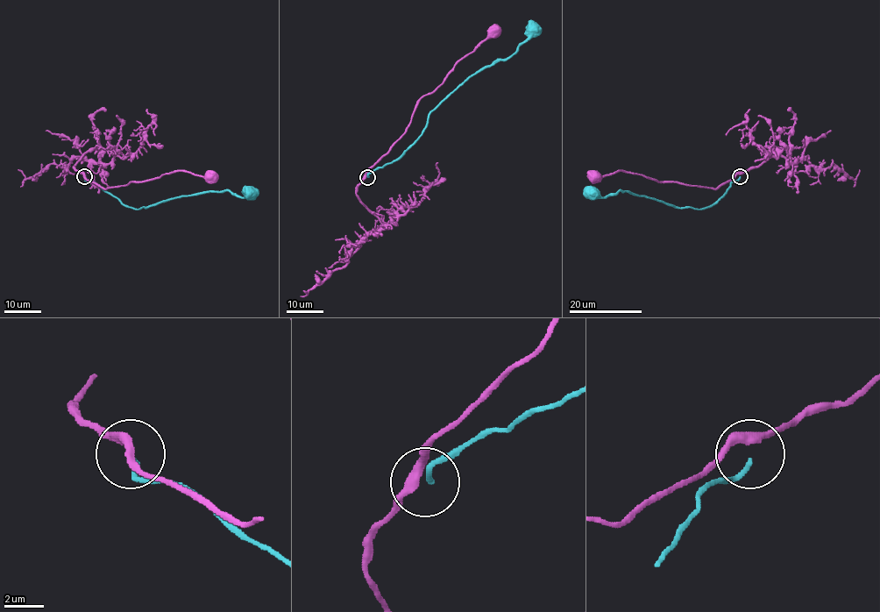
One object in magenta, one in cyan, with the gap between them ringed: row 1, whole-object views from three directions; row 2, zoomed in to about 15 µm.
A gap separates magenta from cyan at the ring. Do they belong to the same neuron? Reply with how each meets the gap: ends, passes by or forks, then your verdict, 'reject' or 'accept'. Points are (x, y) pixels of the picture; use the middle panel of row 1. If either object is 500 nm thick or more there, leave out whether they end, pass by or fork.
magenta passes by; cyan ends there; reject

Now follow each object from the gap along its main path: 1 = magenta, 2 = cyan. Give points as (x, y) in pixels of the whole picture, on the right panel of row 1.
1: (740, 174), (715, 188), (676, 181), (658, 181), (622, 170), (594, 177)
2: (740, 177), (713, 204), (701, 209), (677, 208), (622, 190), (605, 196), (590, 196), (591, 194)

